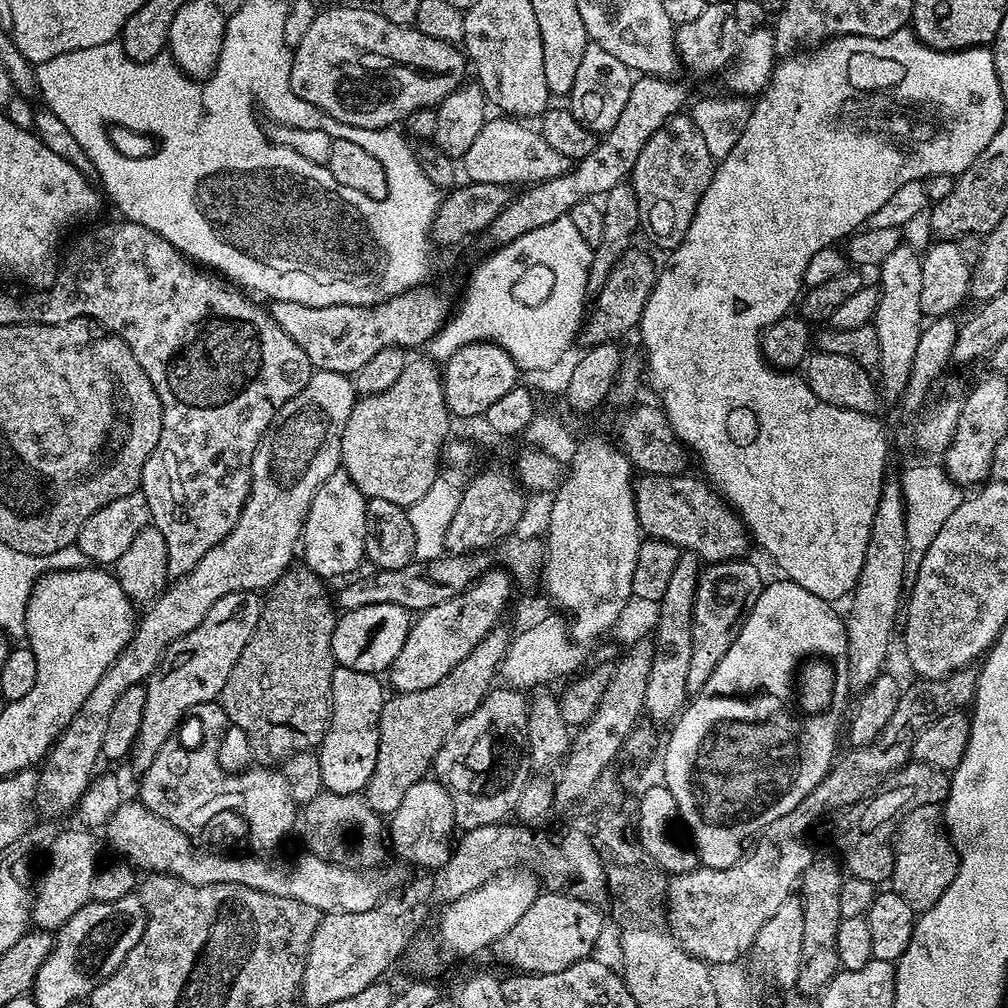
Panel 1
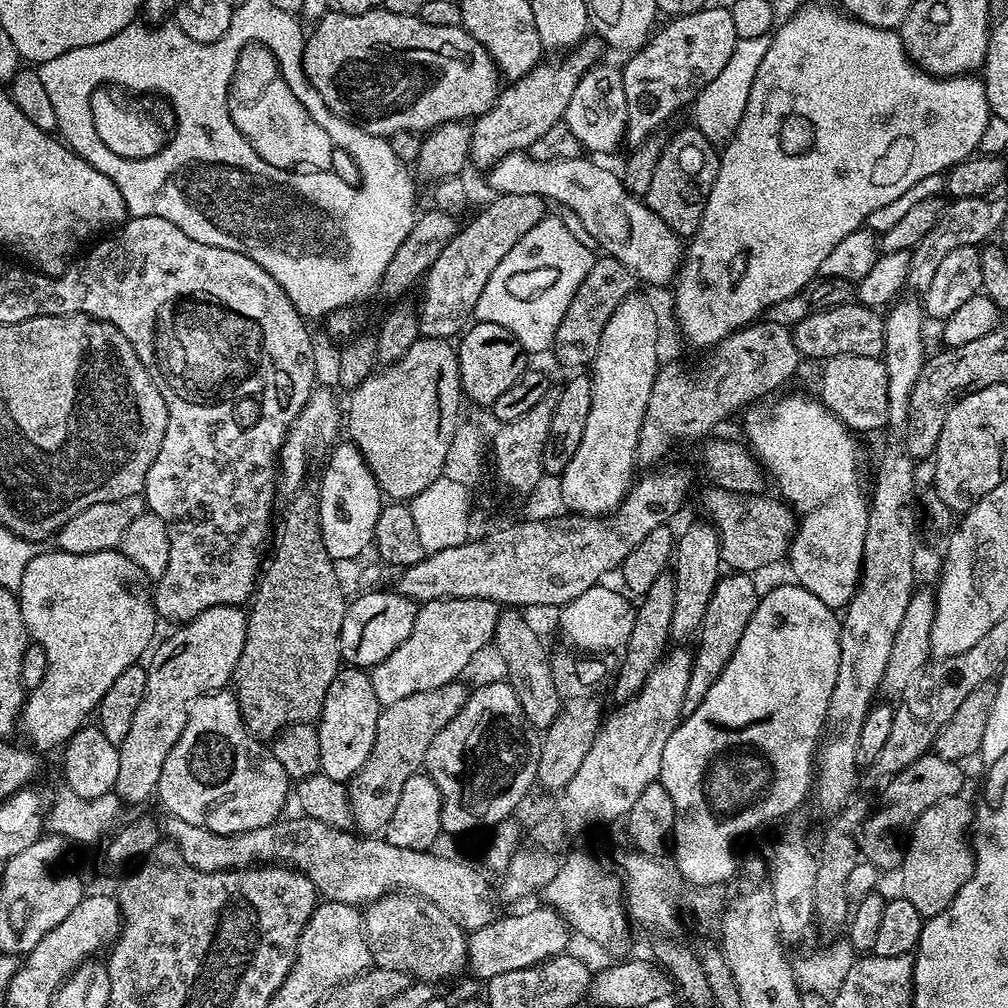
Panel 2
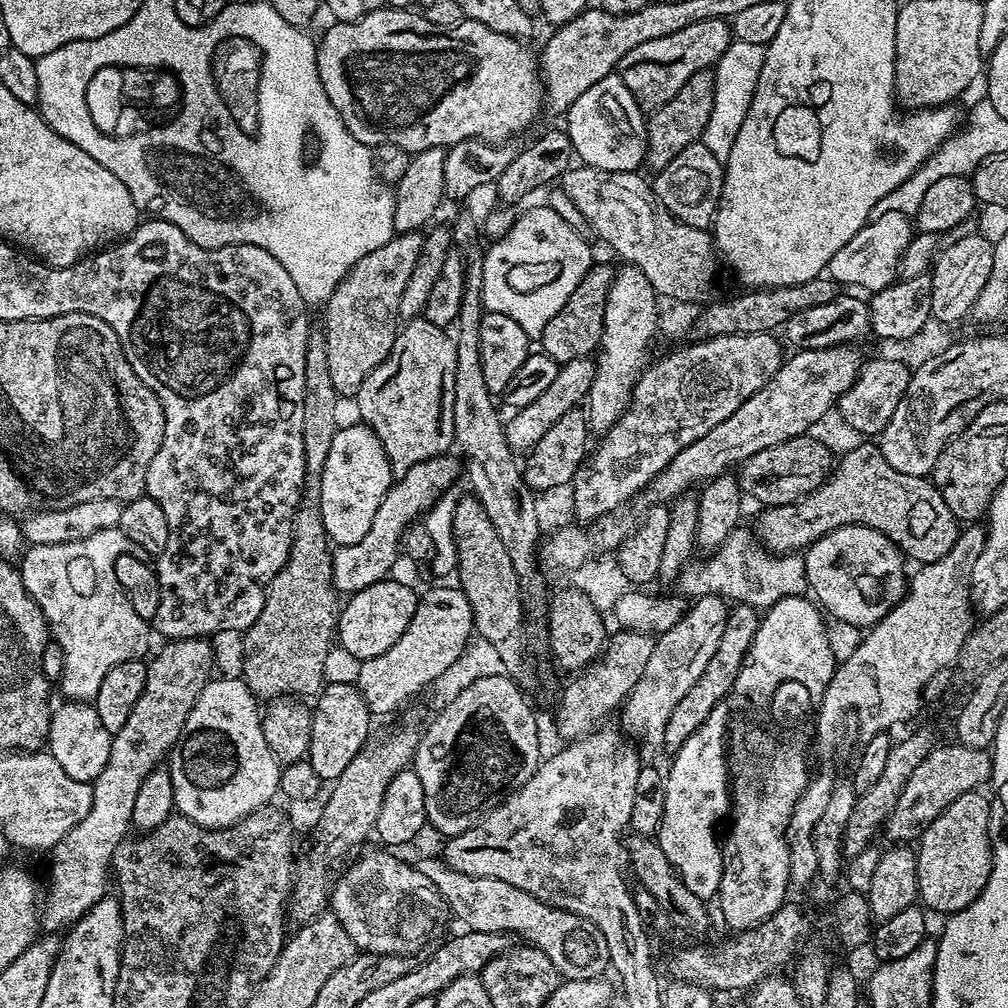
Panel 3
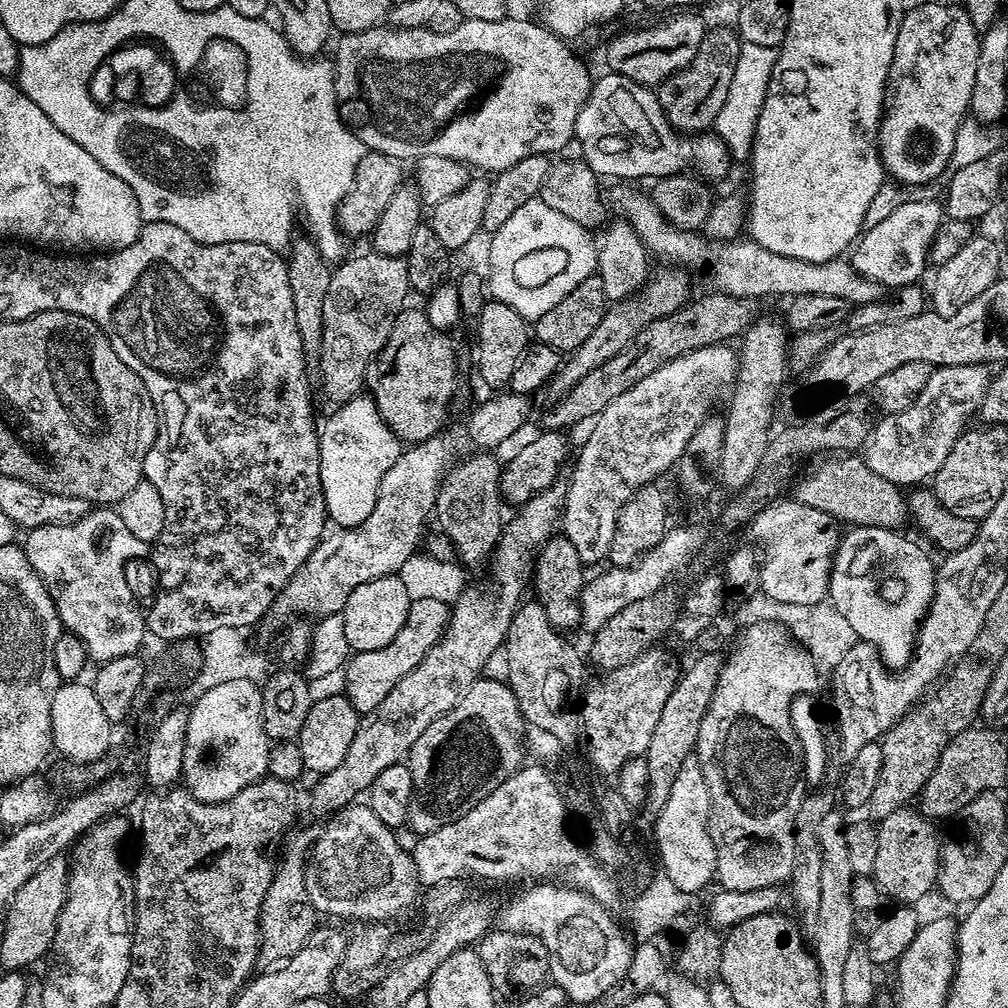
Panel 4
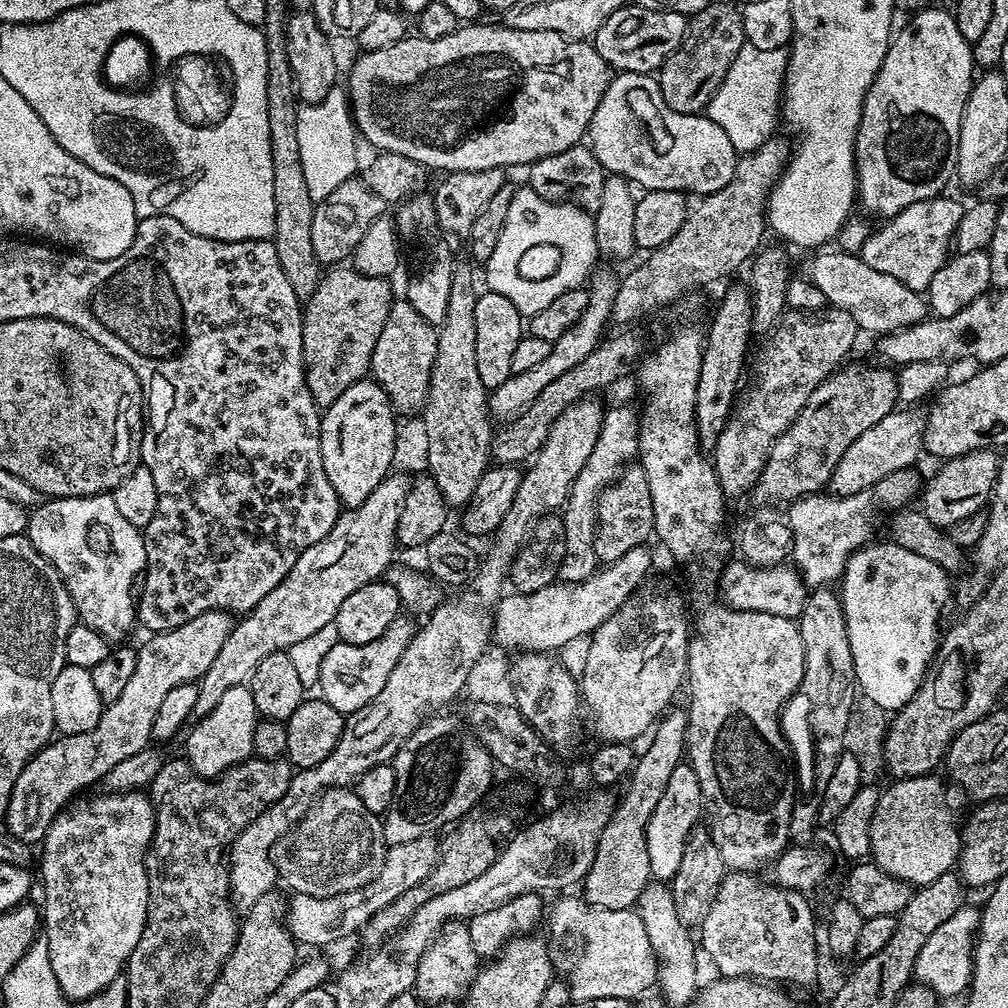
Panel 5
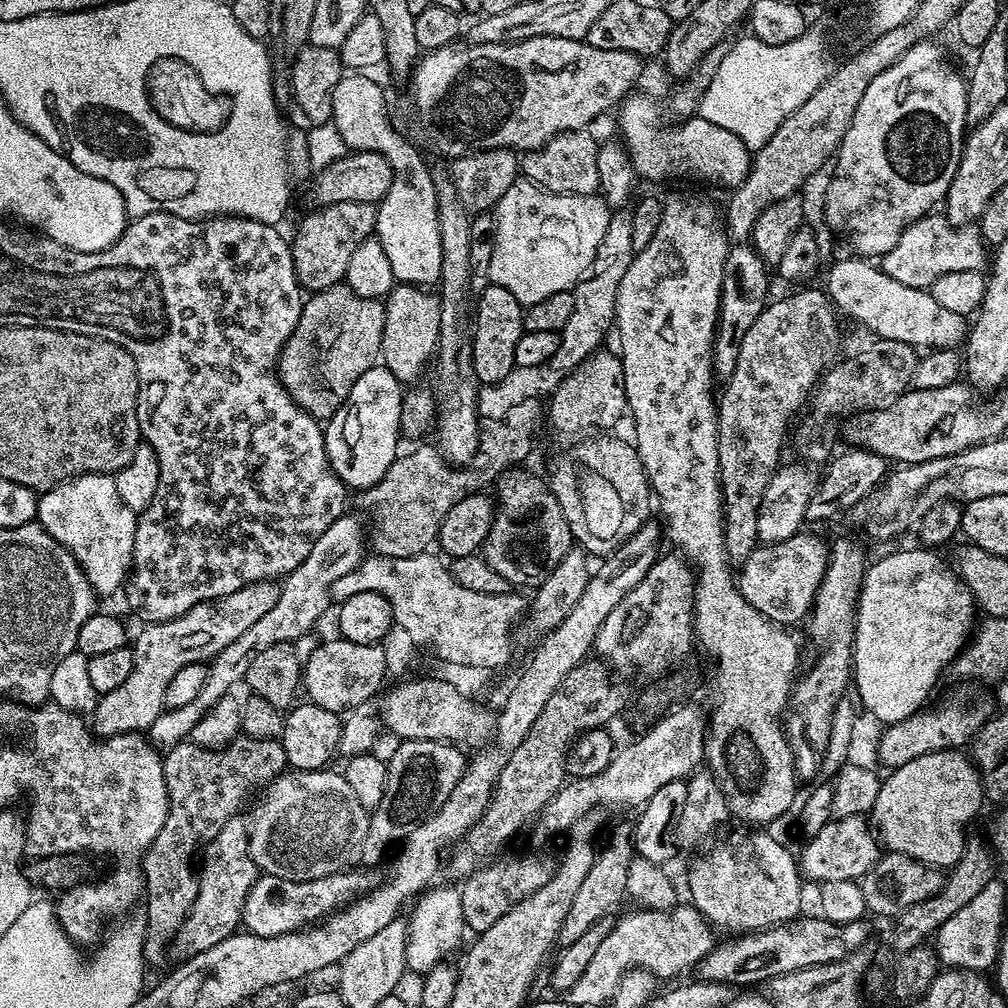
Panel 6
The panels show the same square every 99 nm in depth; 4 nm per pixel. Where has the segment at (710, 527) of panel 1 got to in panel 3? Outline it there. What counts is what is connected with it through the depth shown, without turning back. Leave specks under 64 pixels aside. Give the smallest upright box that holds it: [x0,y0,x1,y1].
[754,443,962,564]

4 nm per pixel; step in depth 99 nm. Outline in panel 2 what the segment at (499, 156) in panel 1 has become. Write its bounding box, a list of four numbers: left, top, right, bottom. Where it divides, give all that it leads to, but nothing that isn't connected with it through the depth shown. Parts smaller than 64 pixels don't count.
[486,151,686,285]

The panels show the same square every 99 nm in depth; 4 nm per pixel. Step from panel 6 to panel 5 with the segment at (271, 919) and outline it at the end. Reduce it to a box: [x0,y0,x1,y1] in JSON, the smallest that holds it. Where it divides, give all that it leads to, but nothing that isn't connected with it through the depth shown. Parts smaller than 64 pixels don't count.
[286,835,438,946]

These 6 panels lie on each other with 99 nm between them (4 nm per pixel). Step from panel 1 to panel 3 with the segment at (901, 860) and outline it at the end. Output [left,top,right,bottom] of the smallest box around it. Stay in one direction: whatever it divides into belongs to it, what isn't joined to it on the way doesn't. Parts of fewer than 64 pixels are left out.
[915,790,994,914]

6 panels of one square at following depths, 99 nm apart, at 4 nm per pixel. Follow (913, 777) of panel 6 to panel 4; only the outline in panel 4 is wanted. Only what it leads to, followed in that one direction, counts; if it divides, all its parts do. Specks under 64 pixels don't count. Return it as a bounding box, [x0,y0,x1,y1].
[871,806,941,906]

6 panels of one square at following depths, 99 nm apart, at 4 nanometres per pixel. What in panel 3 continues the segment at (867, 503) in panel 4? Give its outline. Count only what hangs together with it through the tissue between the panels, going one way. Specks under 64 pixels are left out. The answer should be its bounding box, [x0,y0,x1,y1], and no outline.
[738,434,834,506]

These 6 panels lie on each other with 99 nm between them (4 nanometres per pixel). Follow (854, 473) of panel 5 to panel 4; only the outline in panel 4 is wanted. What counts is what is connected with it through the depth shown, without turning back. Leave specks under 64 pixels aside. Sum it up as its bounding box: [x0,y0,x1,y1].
[862,364,990,486]

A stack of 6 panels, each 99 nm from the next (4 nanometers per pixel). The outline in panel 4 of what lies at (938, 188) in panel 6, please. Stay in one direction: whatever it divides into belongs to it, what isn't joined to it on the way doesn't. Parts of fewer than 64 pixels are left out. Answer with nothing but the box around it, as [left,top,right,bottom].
[880,3,981,186]

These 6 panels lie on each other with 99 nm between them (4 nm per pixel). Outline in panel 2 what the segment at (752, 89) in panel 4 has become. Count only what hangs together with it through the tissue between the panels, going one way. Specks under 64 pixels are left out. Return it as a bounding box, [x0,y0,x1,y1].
[690,37,769,146]

